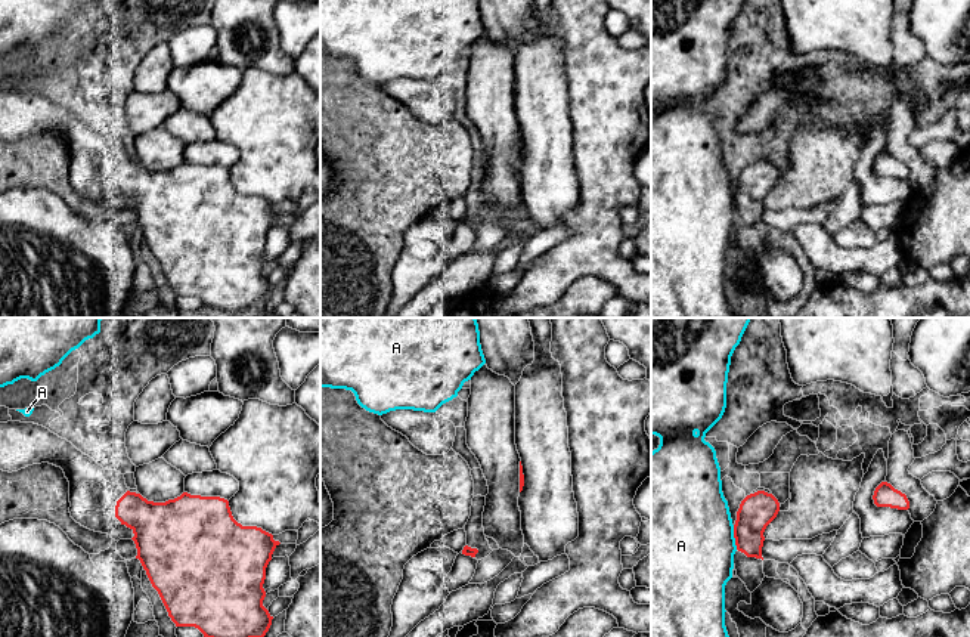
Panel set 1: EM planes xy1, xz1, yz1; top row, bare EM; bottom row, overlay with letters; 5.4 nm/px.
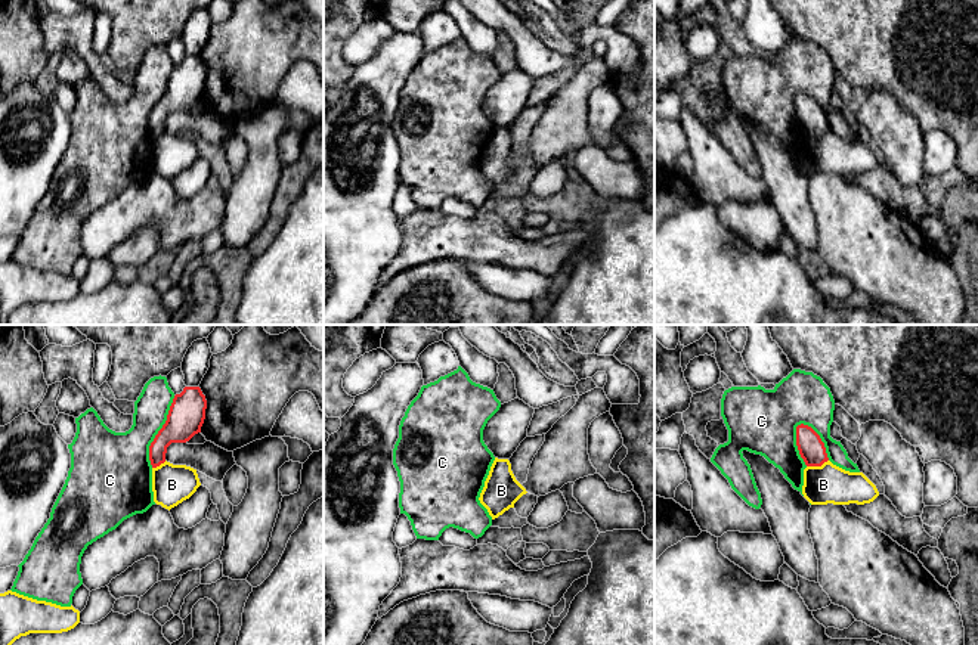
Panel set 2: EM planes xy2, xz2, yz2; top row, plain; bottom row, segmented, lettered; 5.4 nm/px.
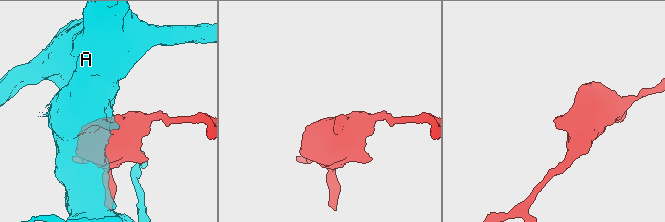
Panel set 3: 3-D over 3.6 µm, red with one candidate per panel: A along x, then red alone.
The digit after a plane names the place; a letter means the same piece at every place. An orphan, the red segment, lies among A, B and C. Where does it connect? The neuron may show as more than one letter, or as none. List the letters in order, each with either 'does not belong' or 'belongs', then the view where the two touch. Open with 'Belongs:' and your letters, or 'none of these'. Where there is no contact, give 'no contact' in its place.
Belongs: none of these
A: does not belong; meets red in yz1
B: does not belong; meets red in yz2
C: does not belong; meets red in yz2

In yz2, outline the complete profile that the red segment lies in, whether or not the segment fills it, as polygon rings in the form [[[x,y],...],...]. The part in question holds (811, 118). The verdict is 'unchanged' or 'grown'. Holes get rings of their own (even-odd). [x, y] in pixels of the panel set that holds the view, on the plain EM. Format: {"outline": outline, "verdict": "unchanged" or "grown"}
{"outline": [[[808,94],[796,96],[796,115],[807,136],[821,136],[829,130],[824,112]]], "verdict": "unchanged"}

